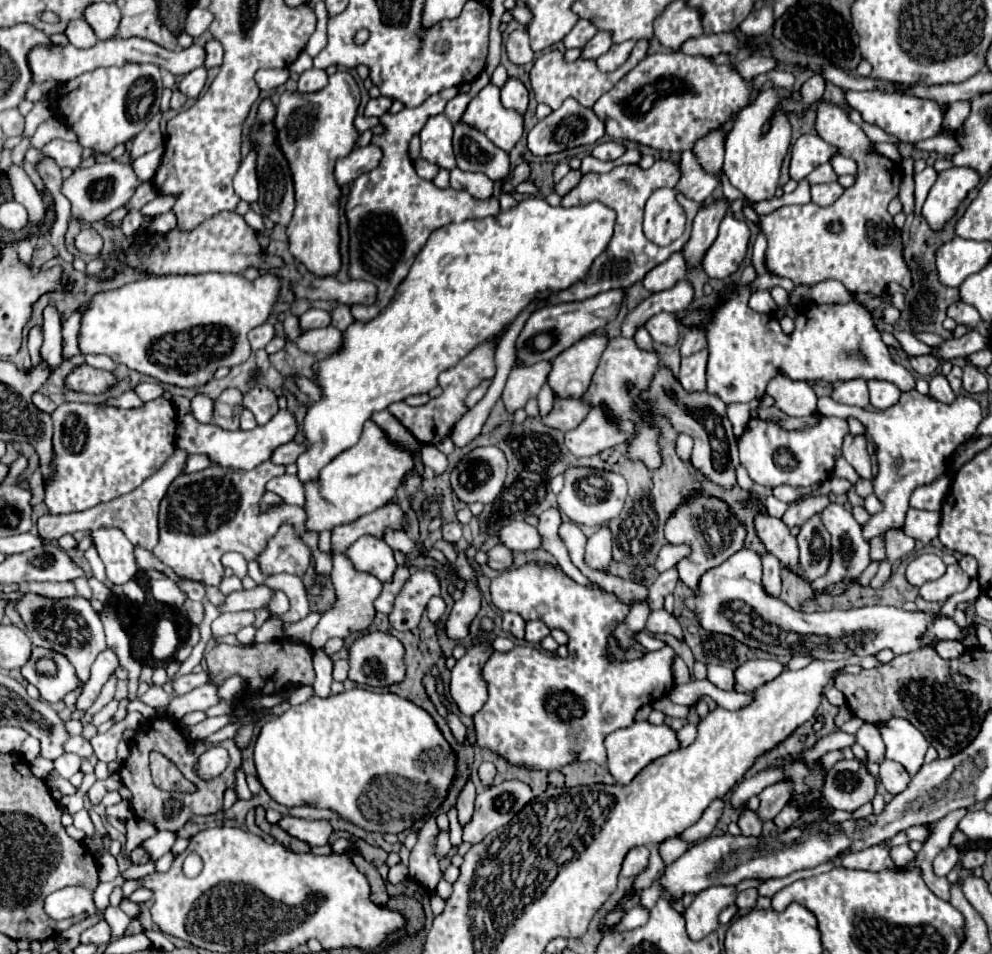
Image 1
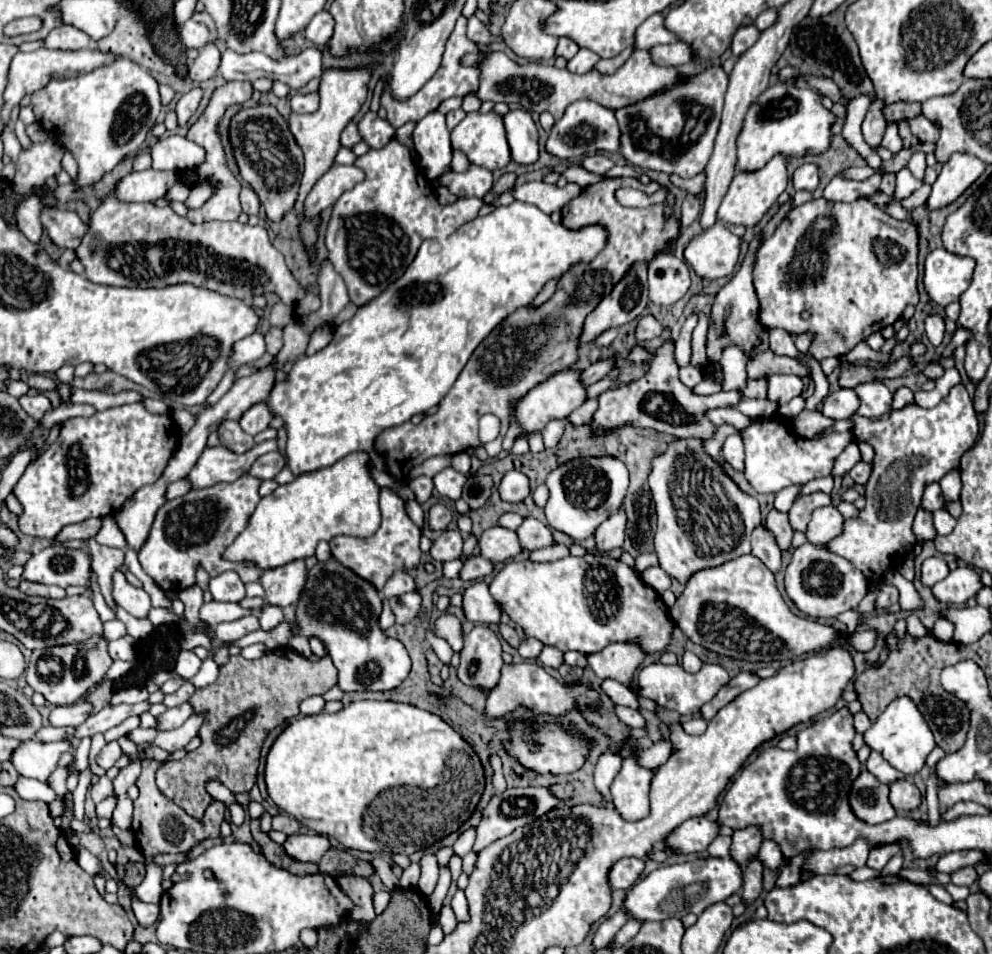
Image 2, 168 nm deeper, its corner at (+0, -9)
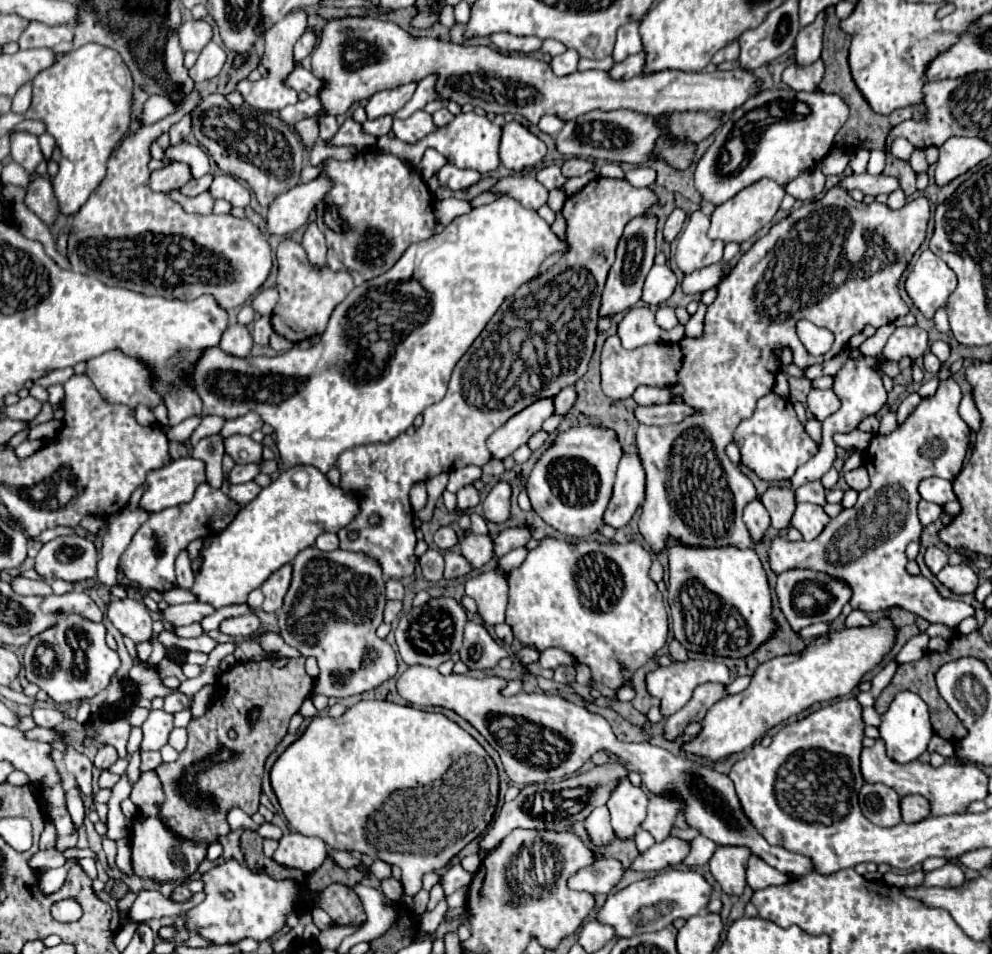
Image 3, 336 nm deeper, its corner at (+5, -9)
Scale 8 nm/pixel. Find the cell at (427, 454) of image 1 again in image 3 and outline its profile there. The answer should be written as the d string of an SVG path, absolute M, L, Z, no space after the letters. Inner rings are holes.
M468 465L468 467L456 469L456 471L450 473L450 481L448 481L446 491L458 493L464 485L470 485L470 483L474 483L476 479L480 479L480 475L482 475L482 469L476 467L476 465Z

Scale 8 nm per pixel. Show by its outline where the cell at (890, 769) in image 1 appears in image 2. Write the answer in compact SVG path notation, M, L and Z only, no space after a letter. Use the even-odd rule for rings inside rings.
M903 779L901 783L891 783L891 803L899 815L907 815L909 811L921 805L921 793L913 785L913 781Z

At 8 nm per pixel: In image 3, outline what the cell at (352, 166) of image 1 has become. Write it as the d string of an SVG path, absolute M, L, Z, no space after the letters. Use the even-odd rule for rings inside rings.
M320 175L308 183L300 183L290 191L278 195L268 207L268 233L290 235L298 227L308 223L316 203L332 189L332 179Z

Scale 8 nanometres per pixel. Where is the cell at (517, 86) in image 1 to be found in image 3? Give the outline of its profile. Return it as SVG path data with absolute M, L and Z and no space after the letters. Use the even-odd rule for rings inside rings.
M510 121L502 127L500 161L510 171L522 171L540 163L546 155L546 145L522 123Z

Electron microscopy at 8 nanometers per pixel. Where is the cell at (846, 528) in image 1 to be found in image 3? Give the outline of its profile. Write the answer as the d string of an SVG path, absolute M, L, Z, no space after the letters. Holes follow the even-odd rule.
M798 503L794 517L792 517L792 527L796 527L804 541L812 541L820 535L820 531L830 523L830 517L820 505L812 503Z

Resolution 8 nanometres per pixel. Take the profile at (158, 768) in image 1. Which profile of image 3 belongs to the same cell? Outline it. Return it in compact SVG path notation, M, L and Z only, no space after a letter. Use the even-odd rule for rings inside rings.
M304 657L288 659L284 667L274 667L270 659L244 661L232 665L218 677L216 695L204 715L192 717L188 723L188 745L174 763L162 763L156 773L164 785L166 803L162 805L162 817L166 825L180 837L190 841L214 843L220 835L226 835L228 823L226 813L232 807L244 809L248 815L258 811L260 785L266 757L276 749L288 731L290 717L300 709L306 697L316 687L316 679L304 671Z

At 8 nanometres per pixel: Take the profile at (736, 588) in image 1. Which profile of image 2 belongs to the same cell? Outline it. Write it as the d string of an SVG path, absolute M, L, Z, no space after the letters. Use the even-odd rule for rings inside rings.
M741 555L719 567L701 569L693 573L683 593L677 597L675 605L671 607L671 617L695 645L701 645L719 655L725 655L731 659L743 659L743 661L791 661L793 657L799 657L803 653L809 653L809 651L817 653L827 647L841 645L843 641L847 641L855 651L869 651L877 643L877 635L871 631L839 637L831 625L821 625L817 621L793 615L787 603L783 601L781 593L777 591L773 573L753 555Z

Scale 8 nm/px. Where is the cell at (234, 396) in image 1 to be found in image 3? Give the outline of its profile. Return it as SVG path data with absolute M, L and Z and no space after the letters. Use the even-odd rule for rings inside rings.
M232 435L224 439L224 449L234 459L234 463L262 461L262 445L254 443L248 435Z

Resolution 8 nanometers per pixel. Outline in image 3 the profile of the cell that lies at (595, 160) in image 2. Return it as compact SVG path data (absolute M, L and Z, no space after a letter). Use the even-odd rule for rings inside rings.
M576 157L576 159L568 159L564 165L562 165L562 173L564 173L564 177L580 177L580 175L584 175L584 173L588 173L588 171L594 171L596 167L594 167L594 163L592 161L586 161L586 159L580 159L580 157Z

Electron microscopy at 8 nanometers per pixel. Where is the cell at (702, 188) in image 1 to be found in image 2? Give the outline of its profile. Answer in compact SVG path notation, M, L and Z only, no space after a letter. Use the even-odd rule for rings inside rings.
M687 195L683 205L681 205L681 227L687 229L699 215L699 201L695 199L695 195Z

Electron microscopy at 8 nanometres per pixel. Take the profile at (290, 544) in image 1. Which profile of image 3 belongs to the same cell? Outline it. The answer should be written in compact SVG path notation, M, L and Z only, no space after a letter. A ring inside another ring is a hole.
M284 565L280 567L278 571L274 571L264 583L262 583L262 593L264 593L264 603L262 603L262 609L268 611L268 613L276 613L280 611L282 607L282 601L284 601L284 595L290 587L290 581L292 581L292 565Z

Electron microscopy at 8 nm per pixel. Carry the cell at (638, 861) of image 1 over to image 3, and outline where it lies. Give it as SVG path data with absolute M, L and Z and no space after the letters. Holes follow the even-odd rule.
M600 859L580 869L574 877L570 877L568 887L576 891L588 891L592 895L610 893L620 883L622 877L624 877L624 867L618 859Z

